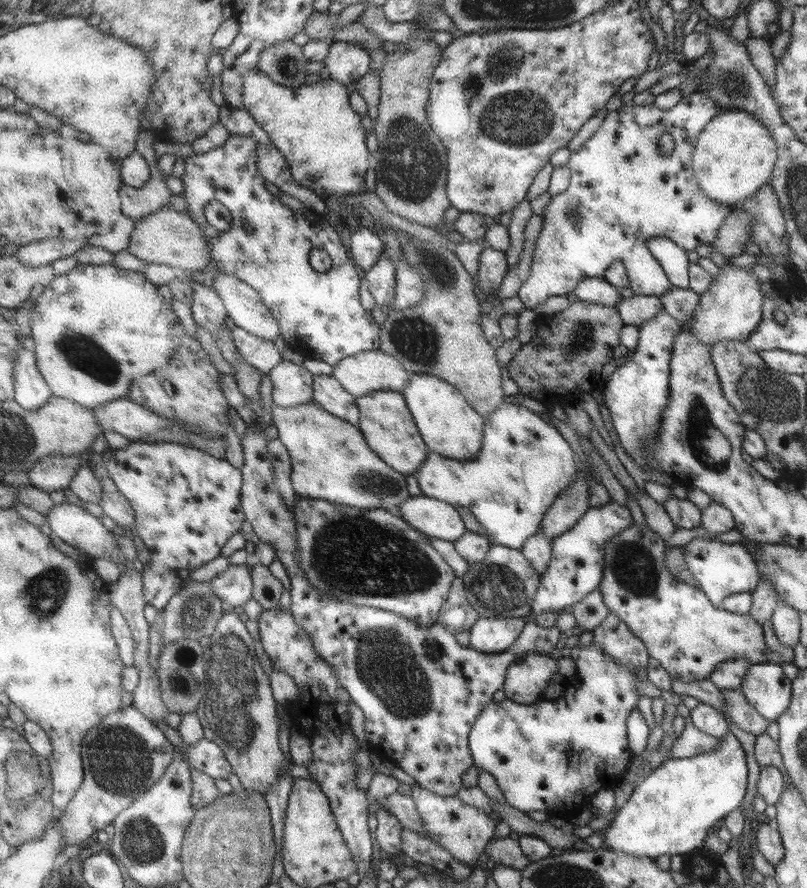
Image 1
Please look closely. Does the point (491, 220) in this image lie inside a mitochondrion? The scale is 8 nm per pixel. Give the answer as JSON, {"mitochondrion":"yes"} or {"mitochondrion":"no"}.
{"mitochondrion":"no"}

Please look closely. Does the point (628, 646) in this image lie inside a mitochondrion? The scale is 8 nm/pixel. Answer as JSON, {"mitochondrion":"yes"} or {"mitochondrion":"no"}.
{"mitochondrion":"no"}

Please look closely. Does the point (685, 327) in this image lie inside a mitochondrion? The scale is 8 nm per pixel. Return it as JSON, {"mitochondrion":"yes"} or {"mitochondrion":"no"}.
{"mitochondrion":"no"}

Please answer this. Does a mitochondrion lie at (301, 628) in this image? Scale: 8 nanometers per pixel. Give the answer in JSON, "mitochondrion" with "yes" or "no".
{"mitochondrion":"no"}

